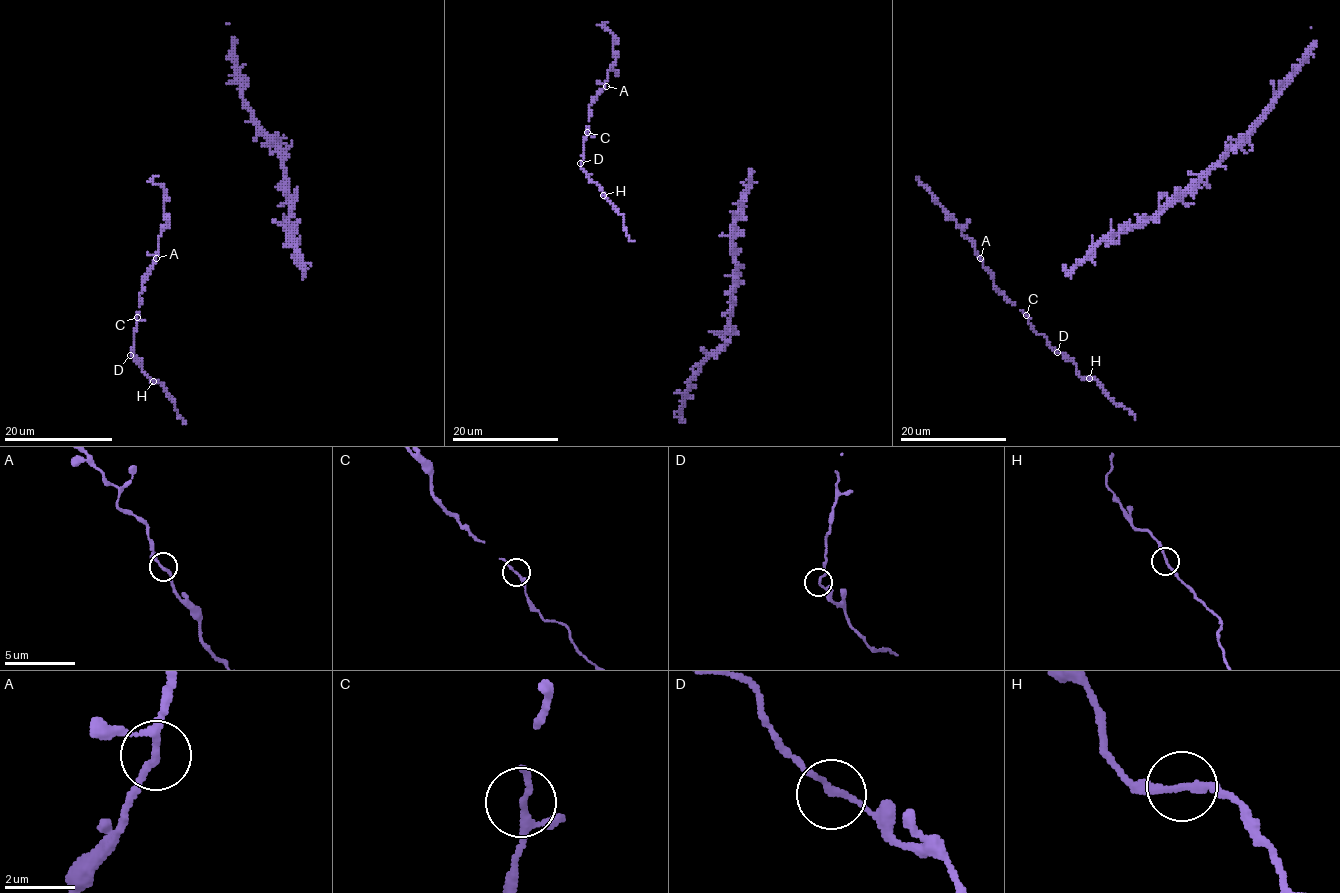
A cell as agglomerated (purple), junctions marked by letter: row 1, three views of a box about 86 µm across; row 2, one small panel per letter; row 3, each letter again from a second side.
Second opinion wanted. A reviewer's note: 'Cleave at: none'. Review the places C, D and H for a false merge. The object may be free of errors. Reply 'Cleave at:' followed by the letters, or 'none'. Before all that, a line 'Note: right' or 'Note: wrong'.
Note: right
Cleave at: none

